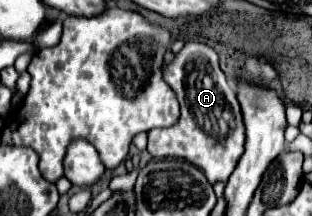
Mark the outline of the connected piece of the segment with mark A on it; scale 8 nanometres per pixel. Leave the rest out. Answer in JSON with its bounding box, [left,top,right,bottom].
[148,42,244,184]

